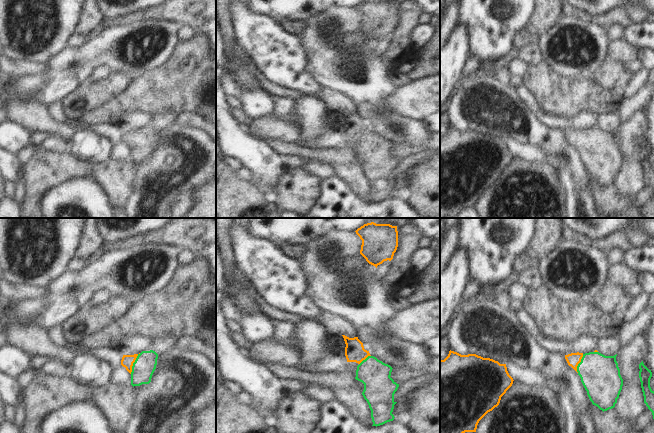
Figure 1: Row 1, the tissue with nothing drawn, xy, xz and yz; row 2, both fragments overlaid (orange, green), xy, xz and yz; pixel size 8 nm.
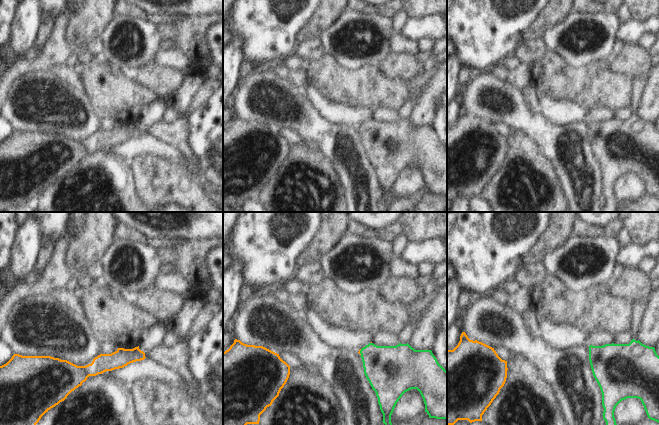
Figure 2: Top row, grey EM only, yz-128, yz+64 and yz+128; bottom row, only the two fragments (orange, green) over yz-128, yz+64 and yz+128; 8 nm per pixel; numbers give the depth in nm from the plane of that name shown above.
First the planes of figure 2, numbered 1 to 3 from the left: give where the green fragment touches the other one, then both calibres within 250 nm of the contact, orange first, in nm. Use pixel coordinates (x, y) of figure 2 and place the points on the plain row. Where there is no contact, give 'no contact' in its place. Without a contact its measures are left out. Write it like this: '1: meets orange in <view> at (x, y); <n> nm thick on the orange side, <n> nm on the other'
1: no contact
2: meets orange in yz+64 at (359, 128); 20 nm thick on the orange side, 360 nm on the other
3: no contact

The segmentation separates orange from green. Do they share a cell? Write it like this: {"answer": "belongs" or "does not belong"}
{"answer": "belongs"}

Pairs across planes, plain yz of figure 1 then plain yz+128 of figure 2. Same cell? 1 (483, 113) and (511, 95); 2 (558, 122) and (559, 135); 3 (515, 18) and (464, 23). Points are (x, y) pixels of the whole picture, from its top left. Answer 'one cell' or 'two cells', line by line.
1: one cell
2: two cells
3: one cell

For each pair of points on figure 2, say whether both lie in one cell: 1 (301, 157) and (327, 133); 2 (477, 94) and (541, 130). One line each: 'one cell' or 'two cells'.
1: two cells
2: one cell

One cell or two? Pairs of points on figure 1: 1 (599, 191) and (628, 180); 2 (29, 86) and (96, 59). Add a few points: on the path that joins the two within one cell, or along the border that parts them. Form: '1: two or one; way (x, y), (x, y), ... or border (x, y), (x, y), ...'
1: two; border (613, 184), (619, 193), (634, 197)
2: one; way (46, 86), (79, 66)

